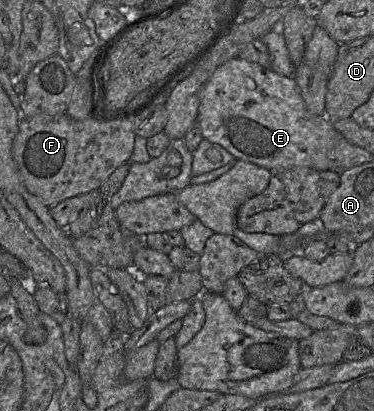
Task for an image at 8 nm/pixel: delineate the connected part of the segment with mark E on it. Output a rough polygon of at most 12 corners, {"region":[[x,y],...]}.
{"region":[[239,57],[200,92],[203,138],[271,169],[336,170],[340,133],[293,77]]}

